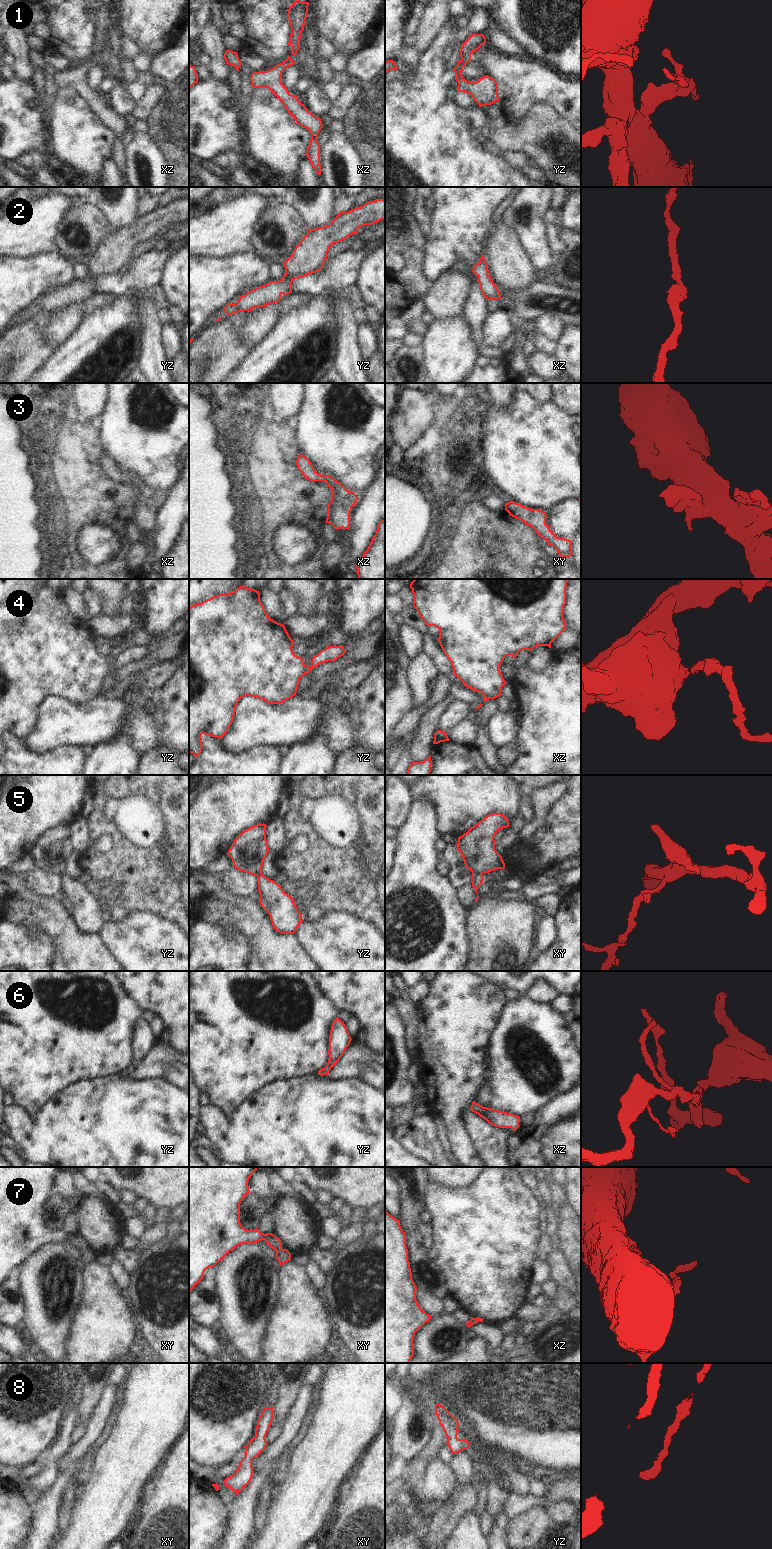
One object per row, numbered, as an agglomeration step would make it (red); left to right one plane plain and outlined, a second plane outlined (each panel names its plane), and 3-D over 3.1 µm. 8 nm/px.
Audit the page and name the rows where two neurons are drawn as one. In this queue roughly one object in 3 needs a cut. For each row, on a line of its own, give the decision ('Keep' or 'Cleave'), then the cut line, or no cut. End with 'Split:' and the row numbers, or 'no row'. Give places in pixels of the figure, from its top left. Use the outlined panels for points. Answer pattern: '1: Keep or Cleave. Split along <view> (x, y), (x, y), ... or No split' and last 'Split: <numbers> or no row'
1: Keep. No split
2: Keep. No split
3: Keep. No split
4: Cleave. Split along yz (307, 667), (309, 672)
5: Cleave. Split along xy (472, 873), (481, 874)
6: Keep. No split
7: Keep. No split
8: Keep. No split
Split: 4, 5.

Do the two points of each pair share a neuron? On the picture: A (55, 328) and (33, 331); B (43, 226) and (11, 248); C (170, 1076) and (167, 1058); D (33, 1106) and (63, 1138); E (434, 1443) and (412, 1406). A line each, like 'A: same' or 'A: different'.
A: different
B: same
C: different
D: different
E: different

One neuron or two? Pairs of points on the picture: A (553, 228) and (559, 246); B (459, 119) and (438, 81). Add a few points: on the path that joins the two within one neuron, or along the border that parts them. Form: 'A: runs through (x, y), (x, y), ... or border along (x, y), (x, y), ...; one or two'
A: runs through (553, 232), (553, 240), (555, 242); one
B: runs through (450, 110), (438, 98), (438, 90); one

